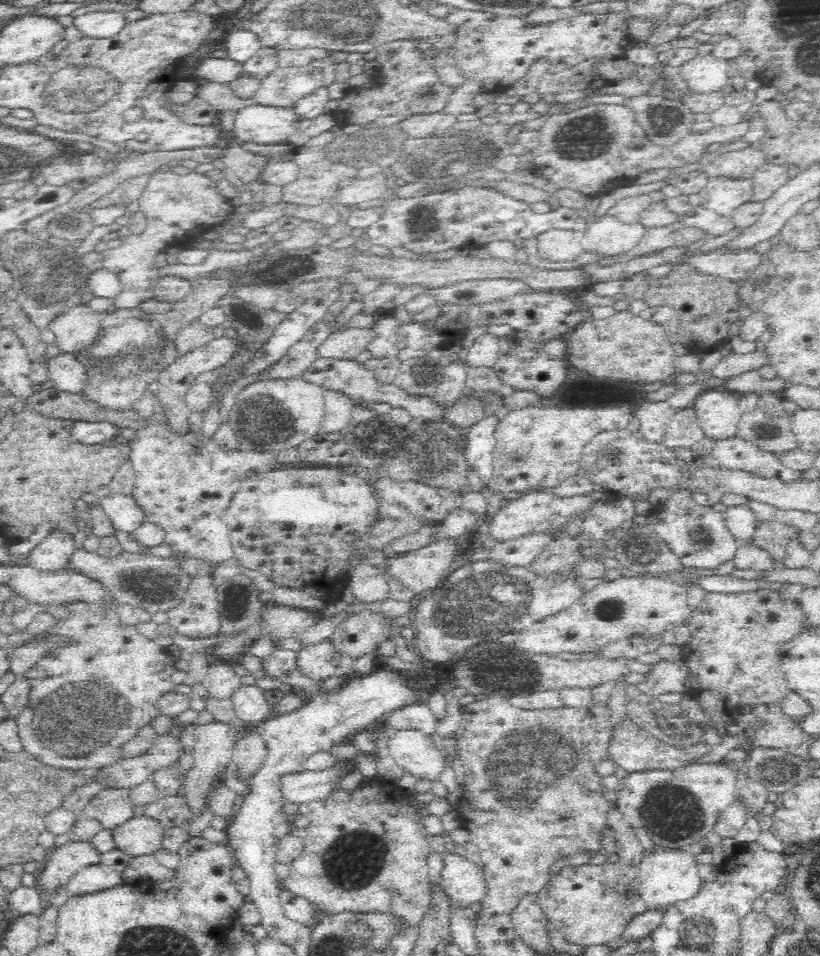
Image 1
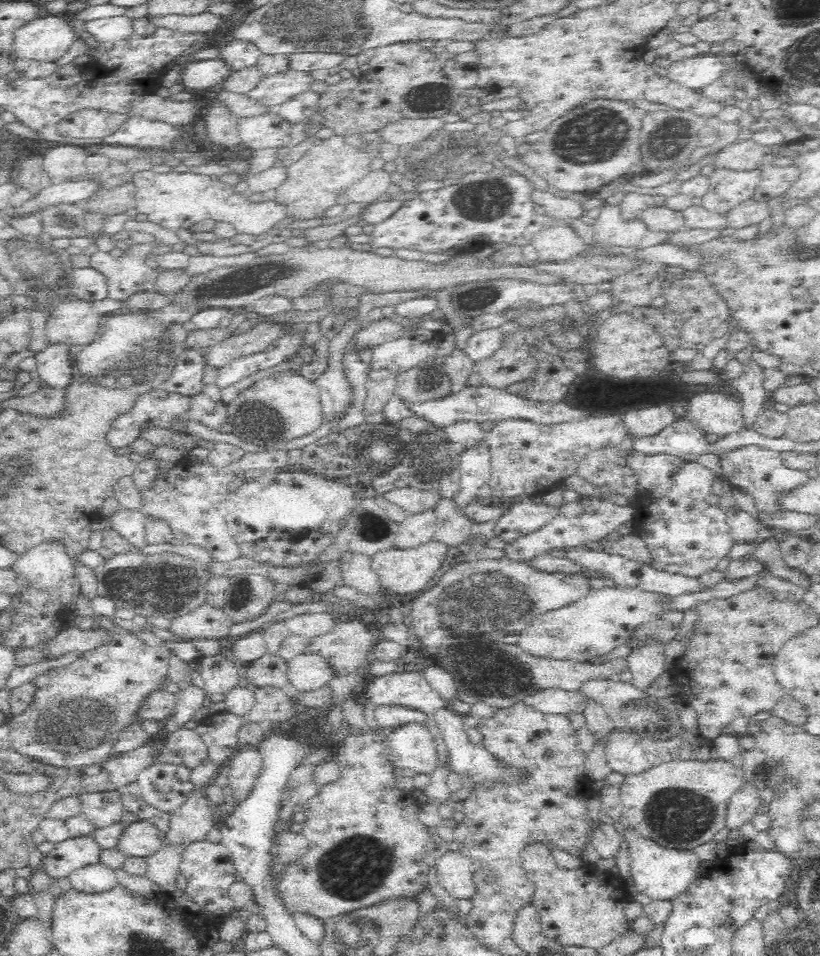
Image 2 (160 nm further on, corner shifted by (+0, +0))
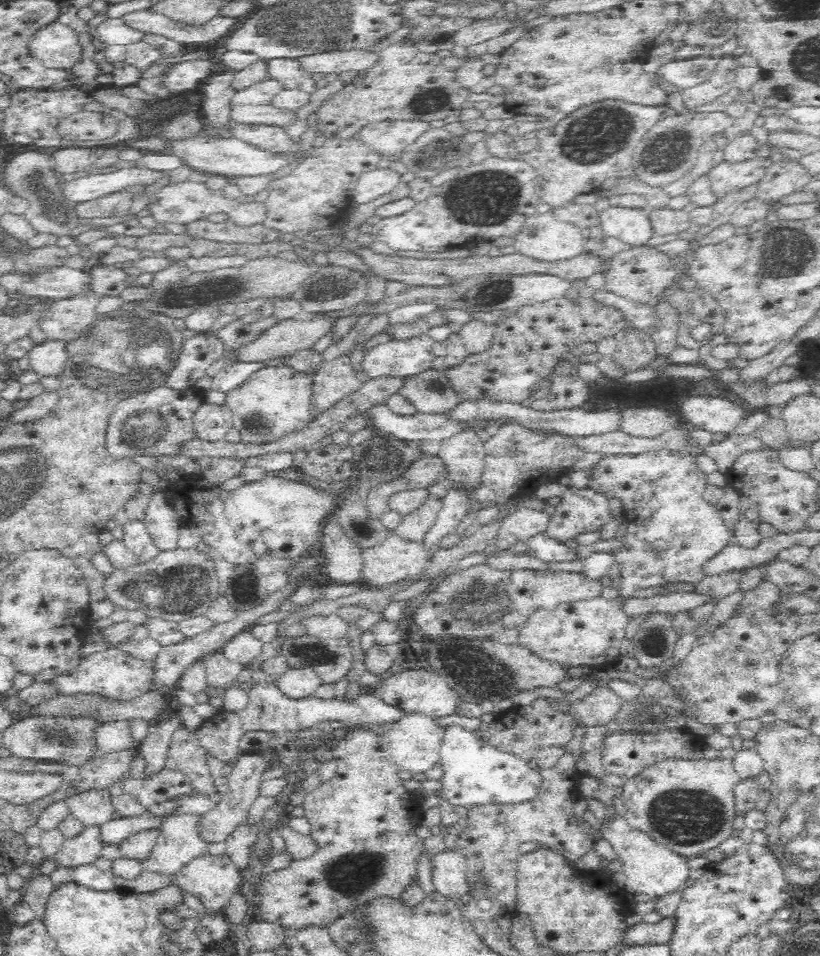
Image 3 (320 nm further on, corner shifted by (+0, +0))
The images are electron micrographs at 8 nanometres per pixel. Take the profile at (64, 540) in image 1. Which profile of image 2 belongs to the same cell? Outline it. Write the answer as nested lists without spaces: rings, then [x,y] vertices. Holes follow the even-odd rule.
[[[54,536],[40,541],[34,548],[20,555],[13,564],[13,569],[26,580],[34,582],[32,588],[20,596],[12,596],[11,604],[19,608],[19,613],[11,618],[12,626],[4,631],[5,647],[16,651],[22,647],[36,647],[39,643],[48,641],[57,634],[53,622],[58,619],[60,612],[80,593],[76,563],[62,540]]]

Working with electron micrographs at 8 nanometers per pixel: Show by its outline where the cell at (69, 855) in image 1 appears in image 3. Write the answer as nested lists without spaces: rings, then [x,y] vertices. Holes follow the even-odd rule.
[[[86,827],[78,836],[65,839],[62,846],[48,859],[54,859],[58,867],[75,869],[94,863],[100,857],[104,845],[100,840],[99,827]]]

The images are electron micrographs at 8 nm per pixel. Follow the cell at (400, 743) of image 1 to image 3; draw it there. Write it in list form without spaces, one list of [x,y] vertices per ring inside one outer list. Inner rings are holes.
[[[418,713],[409,714],[406,718],[392,723],[386,733],[391,761],[401,770],[409,770],[413,774],[431,770],[437,762],[441,762],[442,730],[434,720]]]

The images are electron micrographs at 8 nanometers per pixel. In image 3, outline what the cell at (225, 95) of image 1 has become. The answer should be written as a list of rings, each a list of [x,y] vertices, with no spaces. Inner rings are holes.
[[[272,103],[264,105],[256,104],[231,104],[231,118],[240,124],[271,124],[272,126],[284,126],[293,120],[296,114],[292,111],[284,111],[276,108]]]

